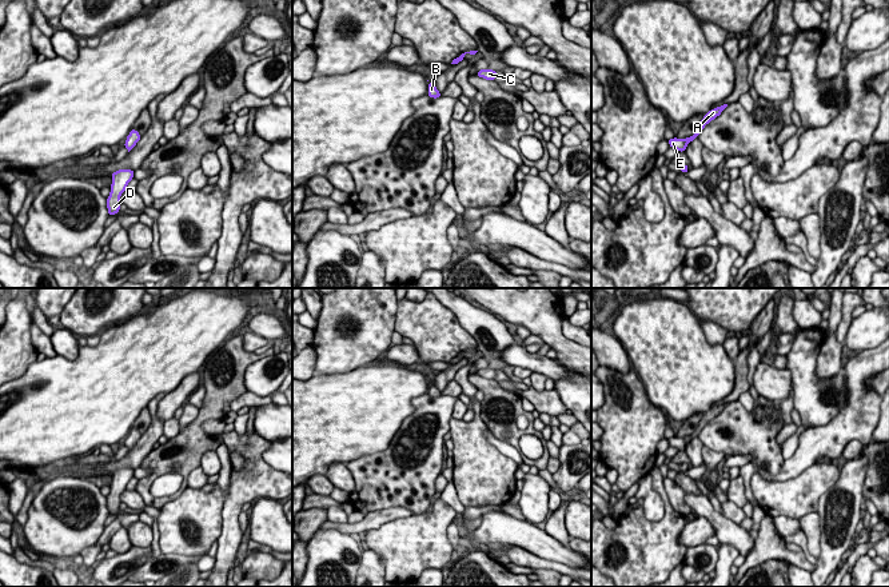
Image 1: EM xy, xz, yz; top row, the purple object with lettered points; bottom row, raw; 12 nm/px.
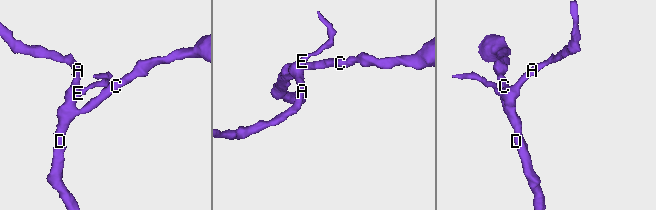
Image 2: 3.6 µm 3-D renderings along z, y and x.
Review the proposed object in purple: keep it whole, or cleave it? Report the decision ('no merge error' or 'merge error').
no merge error

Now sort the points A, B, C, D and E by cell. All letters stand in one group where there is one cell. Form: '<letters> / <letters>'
A B C D E

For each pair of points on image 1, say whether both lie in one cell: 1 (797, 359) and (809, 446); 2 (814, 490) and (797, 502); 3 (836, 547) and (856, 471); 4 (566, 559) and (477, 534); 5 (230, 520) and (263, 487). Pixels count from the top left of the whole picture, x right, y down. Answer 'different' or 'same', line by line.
1: different
2: same
3: same
4: same
5: same

